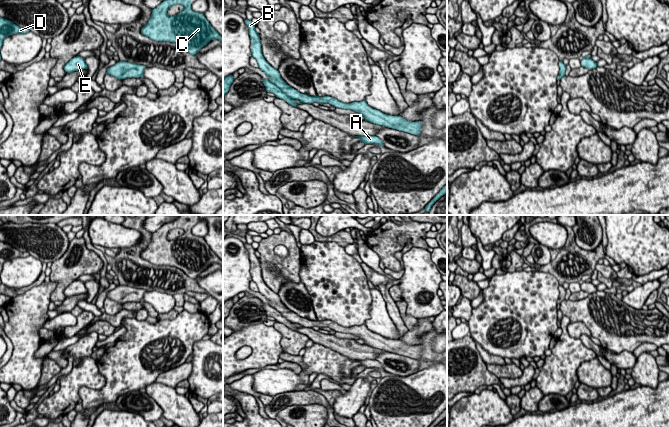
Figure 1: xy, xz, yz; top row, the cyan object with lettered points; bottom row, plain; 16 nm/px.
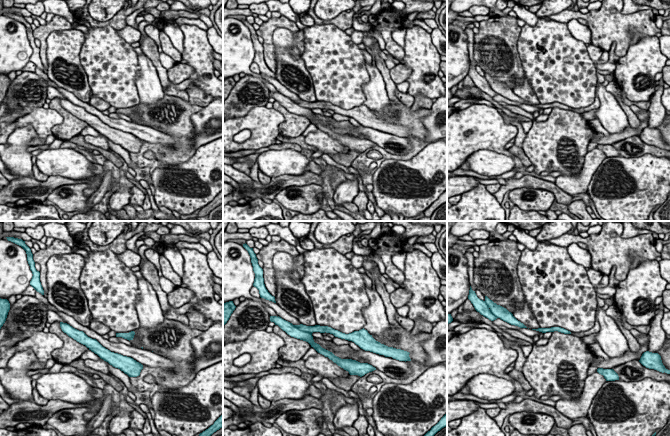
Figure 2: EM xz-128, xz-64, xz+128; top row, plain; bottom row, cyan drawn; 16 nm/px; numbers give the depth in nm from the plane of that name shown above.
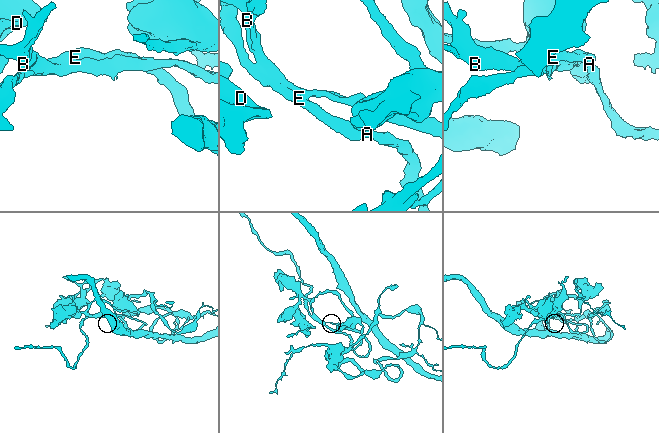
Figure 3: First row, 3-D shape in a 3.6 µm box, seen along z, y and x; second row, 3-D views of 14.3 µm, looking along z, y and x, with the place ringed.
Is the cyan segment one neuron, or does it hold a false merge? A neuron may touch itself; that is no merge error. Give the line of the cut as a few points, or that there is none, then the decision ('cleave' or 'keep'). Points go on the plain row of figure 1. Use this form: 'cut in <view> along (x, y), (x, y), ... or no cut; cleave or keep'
no cut; keep

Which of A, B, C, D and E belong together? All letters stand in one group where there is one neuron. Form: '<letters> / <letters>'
A B C D E

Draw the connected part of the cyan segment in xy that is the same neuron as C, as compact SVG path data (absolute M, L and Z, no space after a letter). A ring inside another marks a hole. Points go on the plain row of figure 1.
M178 215L177 219L164 224L152 234L150 244L142 251L141 257L155 265L167 265L182 270L188 277L195 279L211 264L218 263L223 271L223 261L211 250L204 237L194 236L191 225L197 224L199 215ZM180 228L184 233L175 240L168 240L168 233Z

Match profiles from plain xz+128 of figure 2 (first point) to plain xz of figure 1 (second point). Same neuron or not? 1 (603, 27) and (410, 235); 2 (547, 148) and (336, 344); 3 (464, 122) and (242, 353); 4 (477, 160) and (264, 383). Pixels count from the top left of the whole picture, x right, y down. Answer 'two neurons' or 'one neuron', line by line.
1: one neuron
2: two neurons
3: two neurons
4: one neuron

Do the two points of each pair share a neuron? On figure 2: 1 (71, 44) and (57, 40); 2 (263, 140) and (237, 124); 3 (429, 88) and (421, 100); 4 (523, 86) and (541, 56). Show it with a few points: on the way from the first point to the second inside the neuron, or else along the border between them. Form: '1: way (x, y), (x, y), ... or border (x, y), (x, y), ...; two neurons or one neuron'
1: way (68, 44), (60, 43); one neuron
2: way (259, 133), (250, 124), (244, 124); one neuron
3: border (414, 96), (425, 95), (431, 99); two neurons
4: border (524, 74), (538, 100); two neurons

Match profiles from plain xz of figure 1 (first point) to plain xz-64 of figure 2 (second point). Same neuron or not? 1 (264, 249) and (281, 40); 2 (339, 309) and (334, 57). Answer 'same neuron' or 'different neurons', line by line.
1: different neurons
2: same neuron

